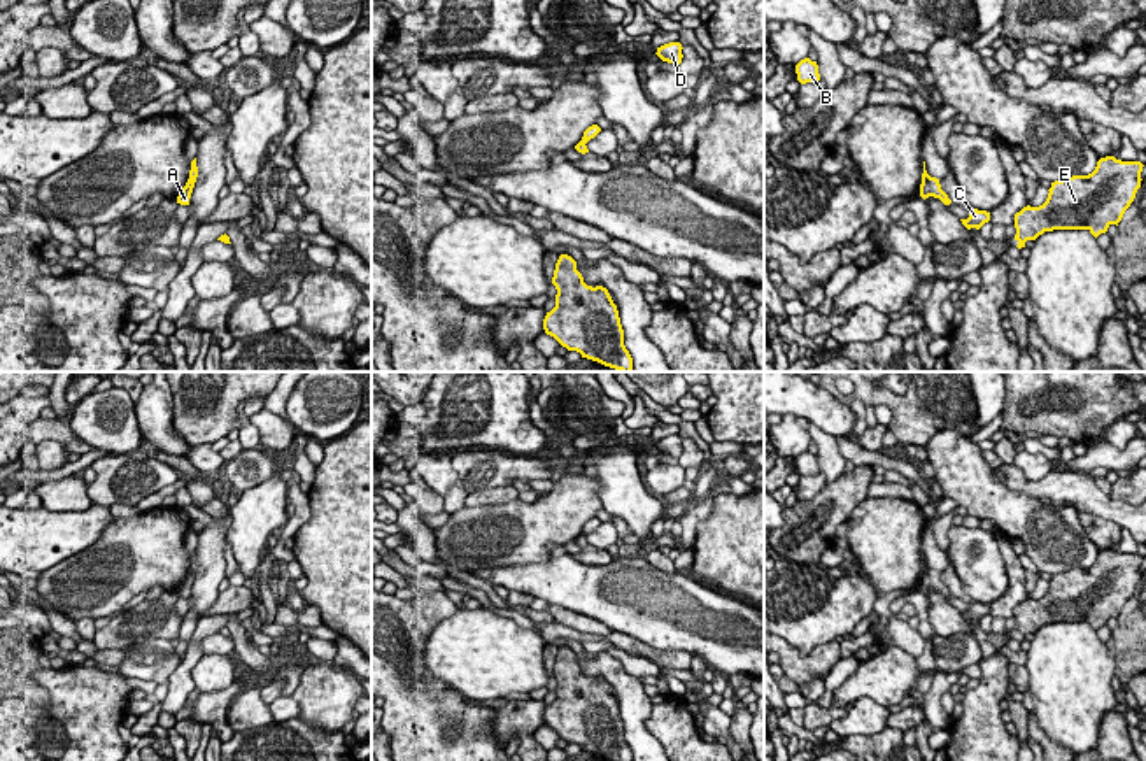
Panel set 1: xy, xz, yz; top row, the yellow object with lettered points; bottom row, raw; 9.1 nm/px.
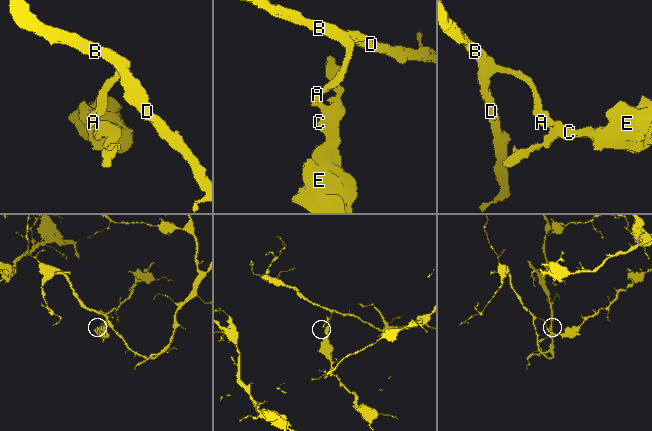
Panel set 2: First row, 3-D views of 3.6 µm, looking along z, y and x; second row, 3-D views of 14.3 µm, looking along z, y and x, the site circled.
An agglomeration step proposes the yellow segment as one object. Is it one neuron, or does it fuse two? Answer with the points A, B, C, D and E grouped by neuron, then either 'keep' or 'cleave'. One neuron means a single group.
groups A C E / B D; cleave

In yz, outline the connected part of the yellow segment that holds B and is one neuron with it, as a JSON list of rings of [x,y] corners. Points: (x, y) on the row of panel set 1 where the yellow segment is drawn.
[[[804,58],[796,65],[796,74],[801,84],[820,81],[818,65],[810,58]]]

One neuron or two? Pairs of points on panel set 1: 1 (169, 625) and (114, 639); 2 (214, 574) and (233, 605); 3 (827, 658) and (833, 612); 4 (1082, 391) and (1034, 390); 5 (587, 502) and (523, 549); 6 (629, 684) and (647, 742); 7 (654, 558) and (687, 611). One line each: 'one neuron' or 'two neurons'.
1: one neuron
2: two neurons
3: two neurons
4: one neuron
5: one neuron
6: one neuron
7: two neurons

